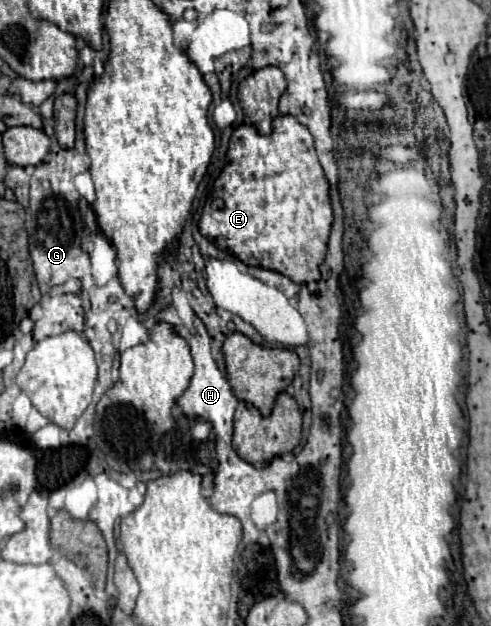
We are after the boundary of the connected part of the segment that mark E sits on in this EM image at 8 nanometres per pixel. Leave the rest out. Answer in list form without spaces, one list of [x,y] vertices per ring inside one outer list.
[[[278,116],[270,136],[260,136],[254,126],[242,124],[234,130],[228,148],[228,166],[214,182],[210,202],[200,218],[200,232],[216,246],[230,252],[246,266],[260,266],[284,274],[296,284],[320,280],[320,266],[326,258],[326,246],[334,214],[330,204],[328,180],[318,162],[314,136],[294,116]]]

